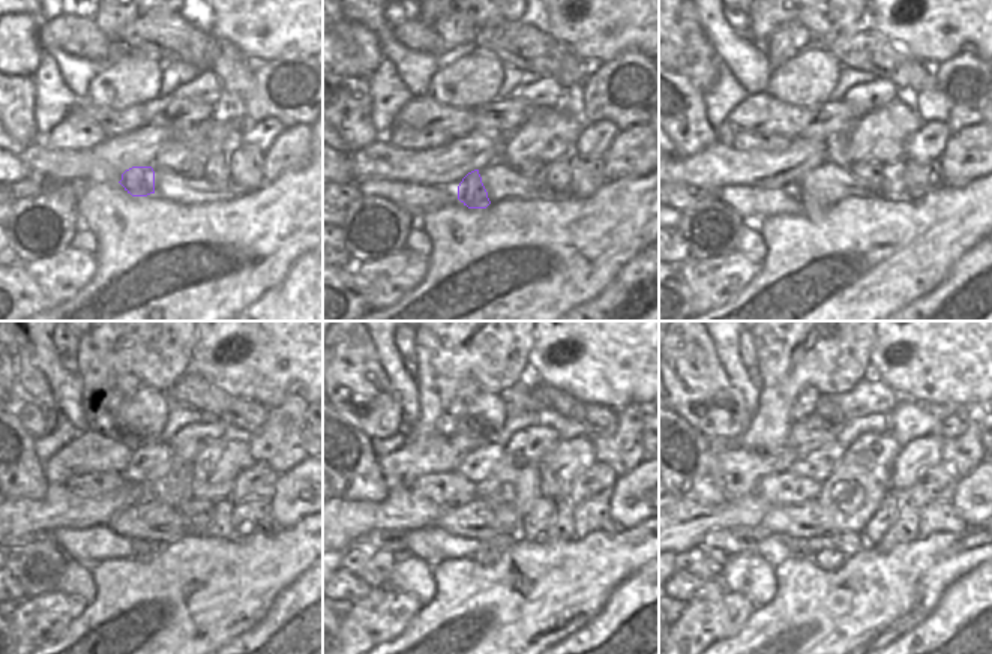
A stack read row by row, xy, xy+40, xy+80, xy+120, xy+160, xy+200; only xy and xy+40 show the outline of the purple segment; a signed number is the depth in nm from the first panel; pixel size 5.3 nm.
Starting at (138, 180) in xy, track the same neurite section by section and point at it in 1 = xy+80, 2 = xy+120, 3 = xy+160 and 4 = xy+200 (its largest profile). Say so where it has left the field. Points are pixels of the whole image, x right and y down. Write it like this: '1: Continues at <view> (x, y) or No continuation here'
1: Continues at xy+80 (811, 207)
2: Continues at xy+120 (144, 551)
3: Continues at xy+160 (488, 554)
4: Continues at xy+200 (832, 558)

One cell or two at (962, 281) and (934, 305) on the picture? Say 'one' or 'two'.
one

